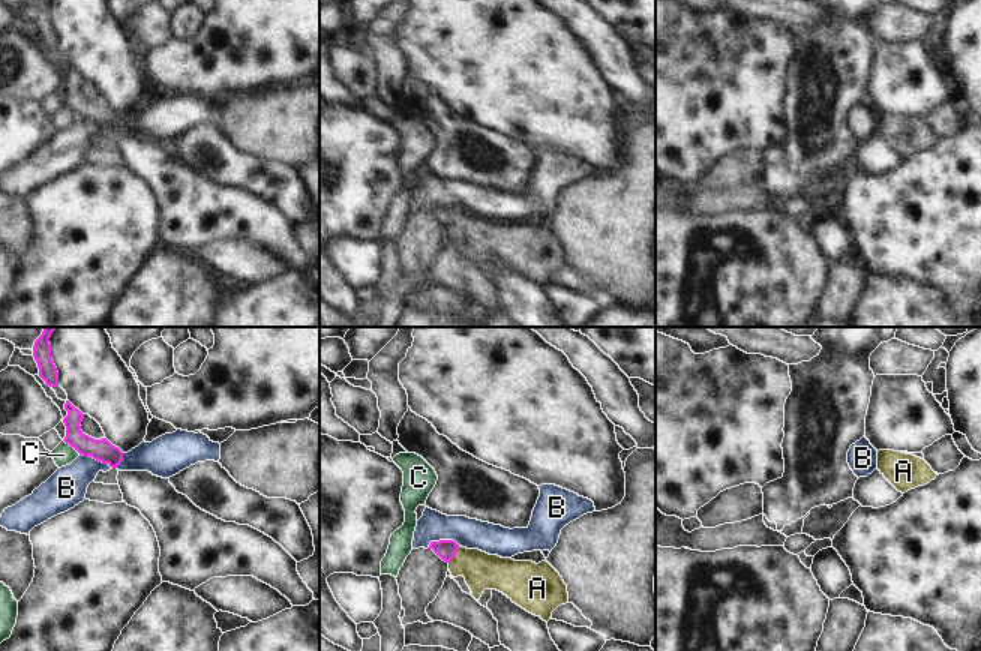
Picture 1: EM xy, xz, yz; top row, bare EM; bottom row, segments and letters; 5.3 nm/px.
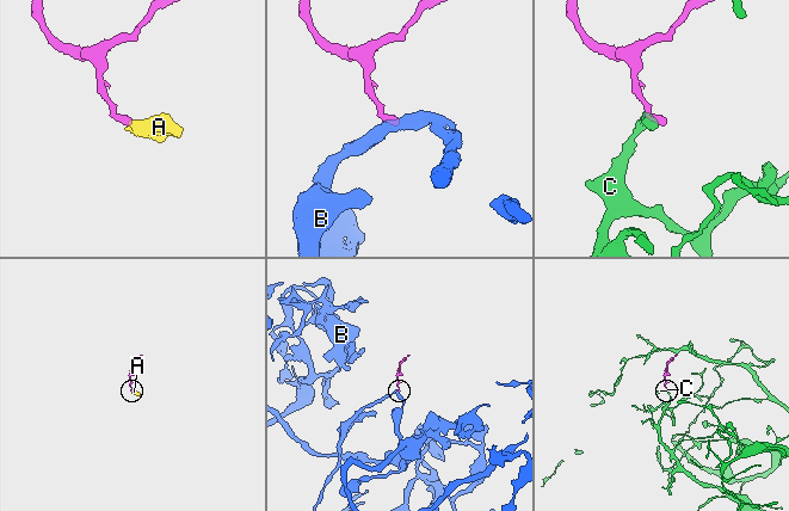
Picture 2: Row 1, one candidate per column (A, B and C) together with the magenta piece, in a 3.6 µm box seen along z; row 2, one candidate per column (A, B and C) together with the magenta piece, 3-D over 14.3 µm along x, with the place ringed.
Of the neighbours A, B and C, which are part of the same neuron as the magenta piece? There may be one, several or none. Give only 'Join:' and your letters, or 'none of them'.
Join: A

